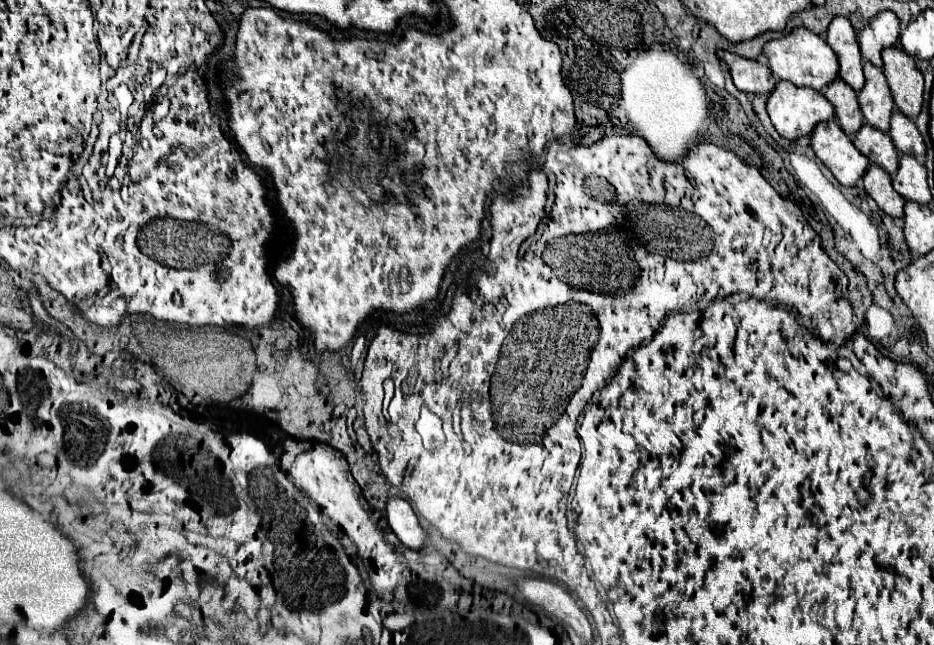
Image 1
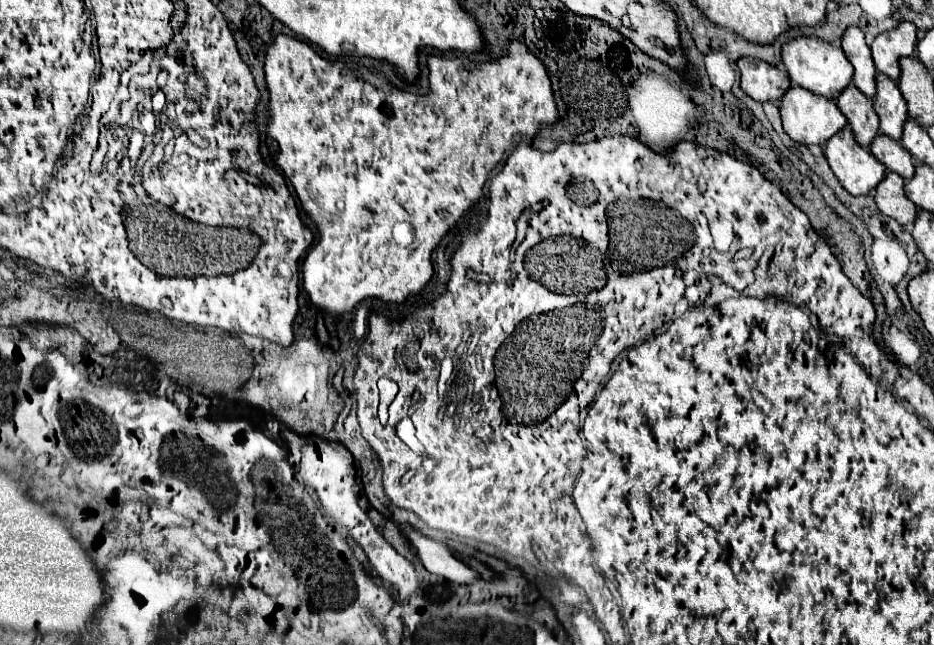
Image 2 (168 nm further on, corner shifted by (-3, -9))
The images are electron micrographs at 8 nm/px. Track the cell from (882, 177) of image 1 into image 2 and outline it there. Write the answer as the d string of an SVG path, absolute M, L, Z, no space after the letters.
M886 173L884 181L876 187L876 205L878 209L896 219L900 225L910 225L916 219L916 205L904 195L904 181L896 173Z

